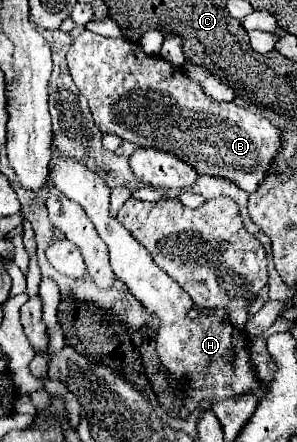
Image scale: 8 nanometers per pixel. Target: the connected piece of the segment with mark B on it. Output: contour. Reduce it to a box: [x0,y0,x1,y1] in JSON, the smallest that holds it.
[66,31,280,193]

